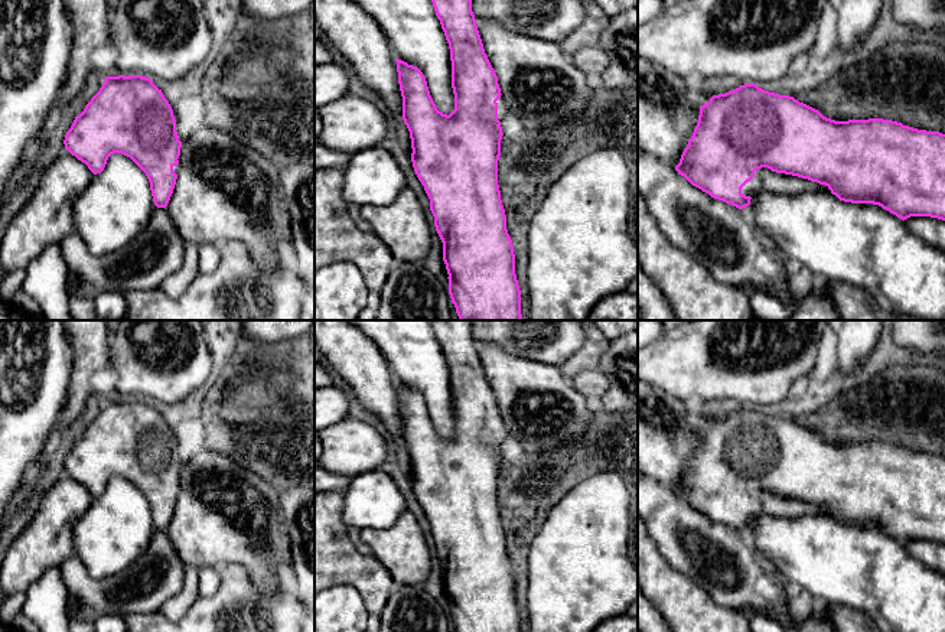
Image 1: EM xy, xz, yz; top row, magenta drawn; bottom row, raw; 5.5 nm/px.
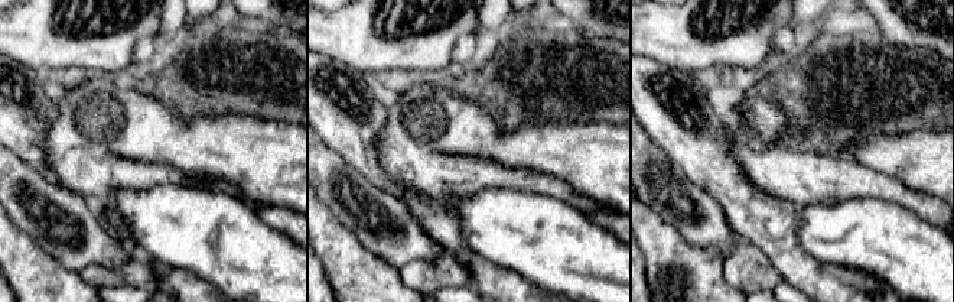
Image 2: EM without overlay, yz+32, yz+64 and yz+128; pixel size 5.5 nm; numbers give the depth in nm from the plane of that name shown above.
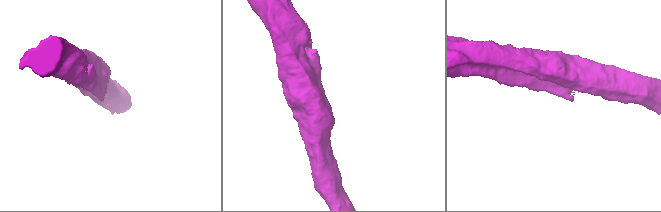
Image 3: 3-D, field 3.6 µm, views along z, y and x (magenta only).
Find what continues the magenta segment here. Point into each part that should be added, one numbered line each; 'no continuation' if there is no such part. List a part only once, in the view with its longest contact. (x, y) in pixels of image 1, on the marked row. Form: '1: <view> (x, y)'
1: yz (763, 179)

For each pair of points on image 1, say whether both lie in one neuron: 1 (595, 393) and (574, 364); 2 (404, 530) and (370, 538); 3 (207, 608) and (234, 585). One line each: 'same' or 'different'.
1: different
2: same
3: same

